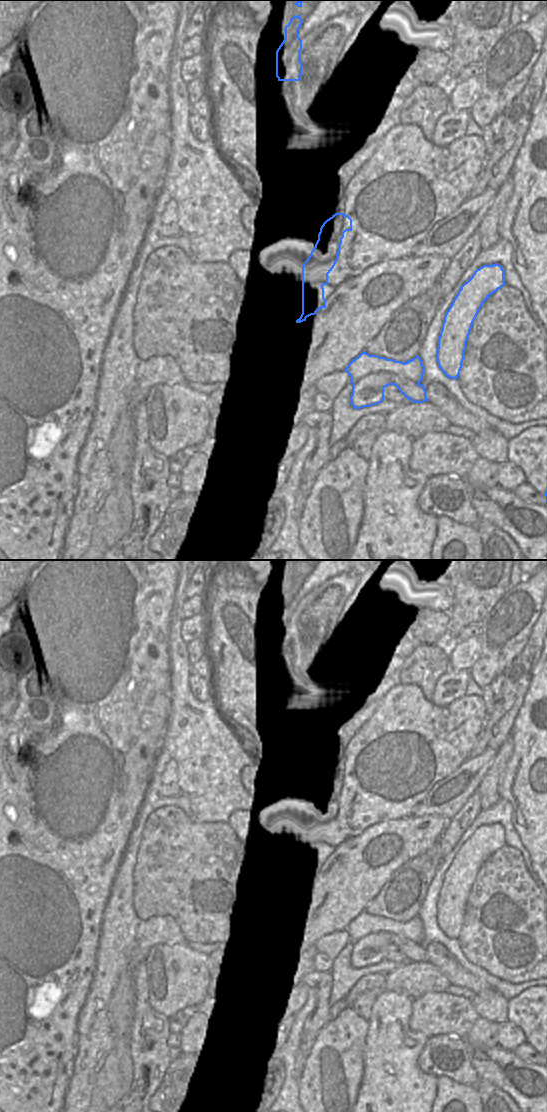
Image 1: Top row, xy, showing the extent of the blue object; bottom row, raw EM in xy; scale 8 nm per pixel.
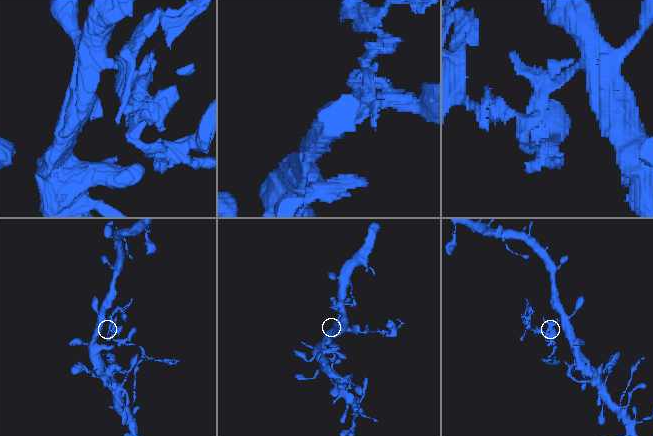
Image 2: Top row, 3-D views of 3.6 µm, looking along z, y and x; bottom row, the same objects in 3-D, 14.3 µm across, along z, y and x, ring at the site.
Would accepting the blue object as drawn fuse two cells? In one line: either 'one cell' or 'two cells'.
two cells

